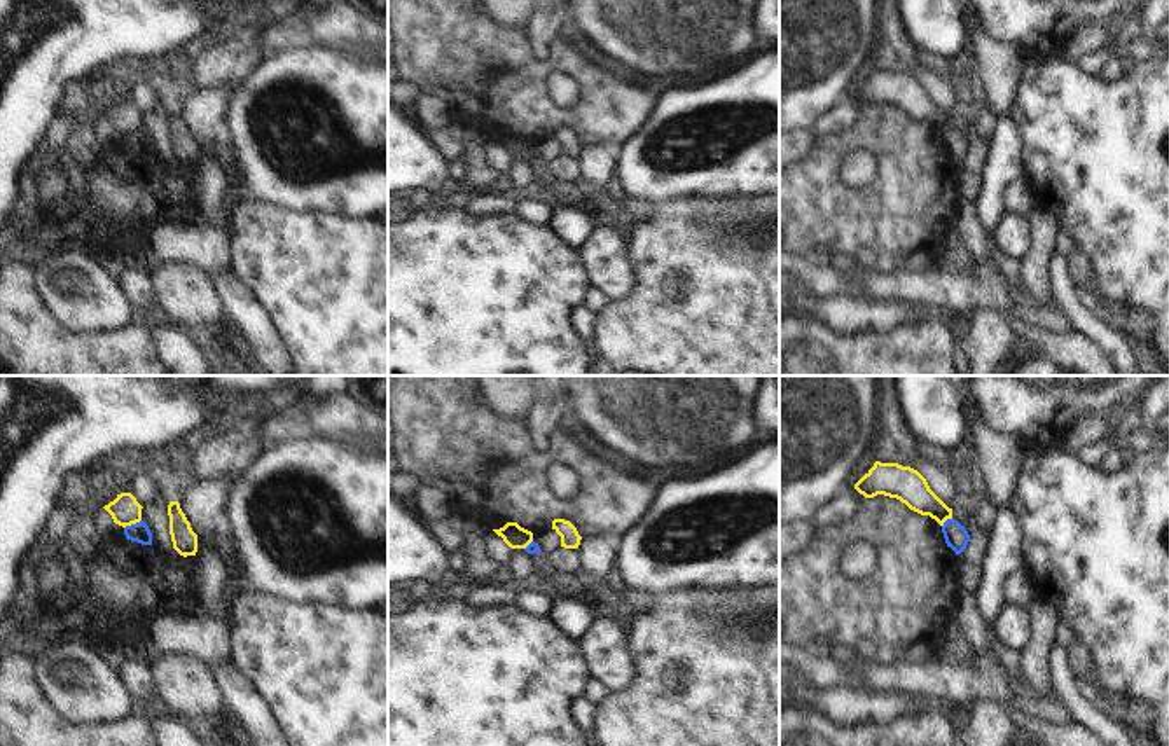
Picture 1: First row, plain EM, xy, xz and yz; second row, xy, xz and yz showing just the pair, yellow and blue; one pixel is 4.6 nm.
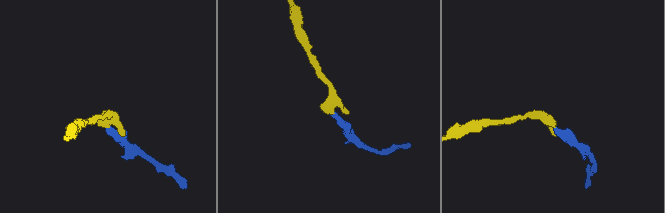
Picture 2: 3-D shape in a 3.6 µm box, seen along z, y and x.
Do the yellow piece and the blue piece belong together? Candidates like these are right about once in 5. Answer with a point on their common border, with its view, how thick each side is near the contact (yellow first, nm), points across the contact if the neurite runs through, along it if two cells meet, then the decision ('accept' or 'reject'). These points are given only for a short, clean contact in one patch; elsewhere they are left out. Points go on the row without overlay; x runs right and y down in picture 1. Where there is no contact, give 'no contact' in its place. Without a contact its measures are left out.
meets yellow in xy at (131, 131); 140 nm thick on the yellow side, 90 nm on the other; border along xy (140, 128), (124, 137); reject

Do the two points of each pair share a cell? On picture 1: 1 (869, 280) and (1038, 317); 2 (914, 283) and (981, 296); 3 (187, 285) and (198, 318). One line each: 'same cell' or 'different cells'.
1: same cell
2: same cell
3: same cell

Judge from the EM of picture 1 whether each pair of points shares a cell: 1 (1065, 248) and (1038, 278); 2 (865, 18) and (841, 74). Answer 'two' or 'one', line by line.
1: two
2: one

